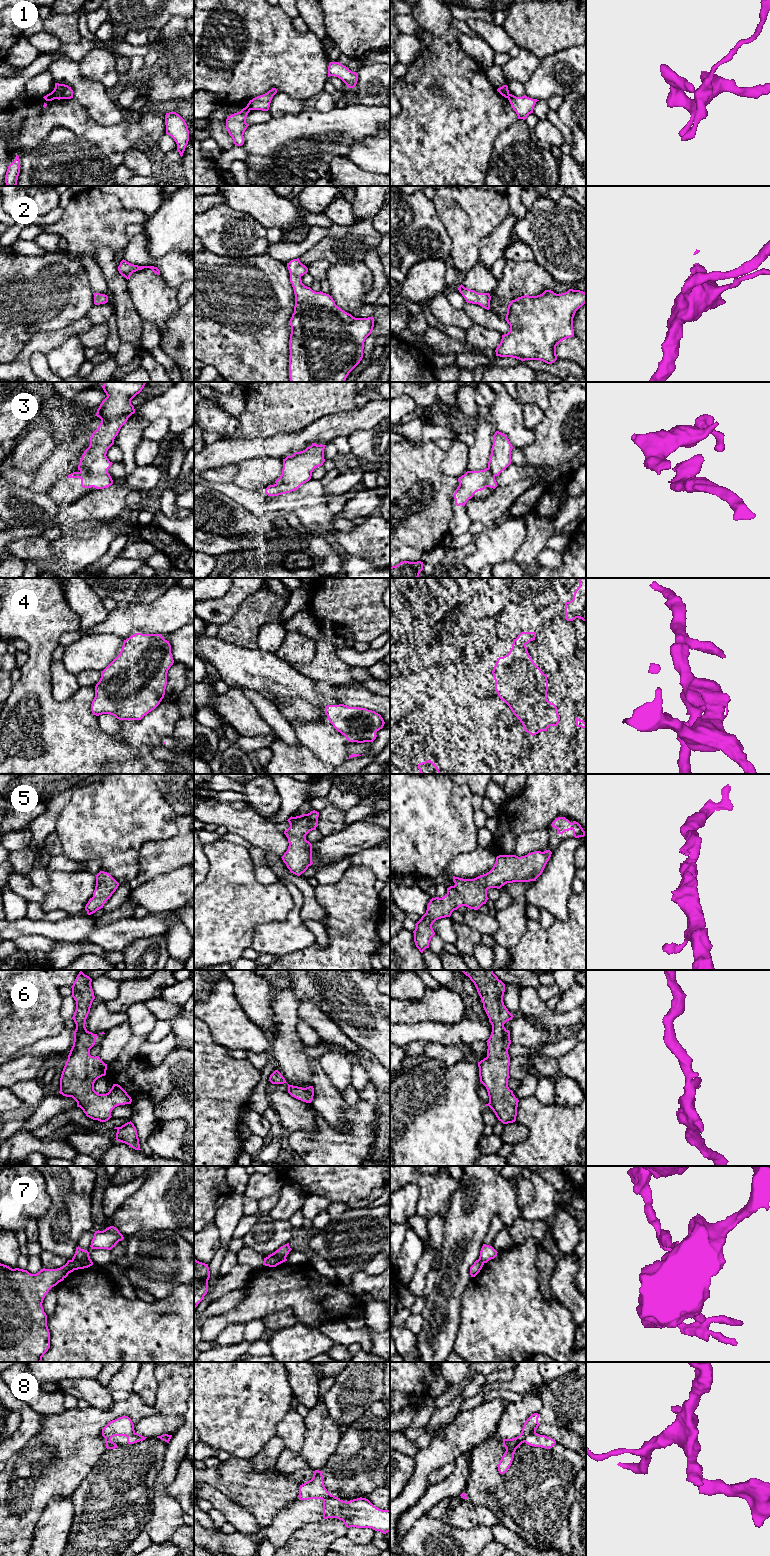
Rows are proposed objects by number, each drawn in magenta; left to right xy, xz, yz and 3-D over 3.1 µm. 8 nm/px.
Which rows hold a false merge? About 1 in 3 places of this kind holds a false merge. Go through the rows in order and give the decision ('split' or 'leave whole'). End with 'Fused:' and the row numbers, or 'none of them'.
1: split
2: leave whole
3: leave whole
4: leave whole
5: leave whole
6: leave whole
7: split
8: split
Fused: 1, 7, 8

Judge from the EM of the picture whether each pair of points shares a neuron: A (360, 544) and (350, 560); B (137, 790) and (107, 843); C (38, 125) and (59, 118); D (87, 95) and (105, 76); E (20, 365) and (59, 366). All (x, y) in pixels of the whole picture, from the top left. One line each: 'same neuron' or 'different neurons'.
A: different neurons
B: same neuron
C: same neuron
D: different neurons
E: different neurons

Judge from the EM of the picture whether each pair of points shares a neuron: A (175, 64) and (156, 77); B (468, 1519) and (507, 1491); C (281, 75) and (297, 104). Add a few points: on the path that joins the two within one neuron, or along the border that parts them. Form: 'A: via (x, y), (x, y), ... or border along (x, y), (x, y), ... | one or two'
A: border along (161, 58), (165, 69), (172, 76), (183, 77) | two
B: border along (468, 1498), (475, 1505), (487, 1507), (500, 1522) | two
C: border along (277, 92), (304, 100) | two

